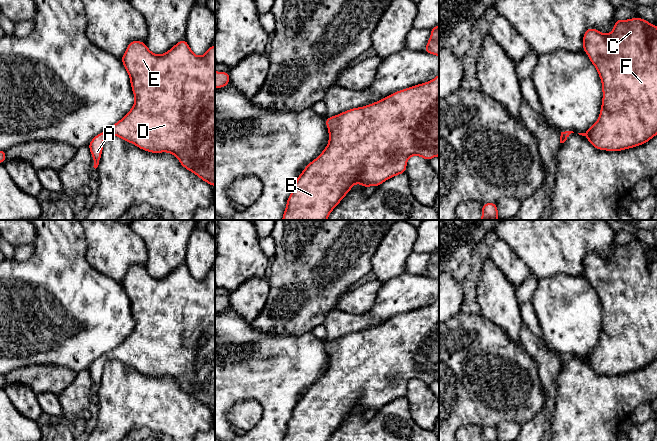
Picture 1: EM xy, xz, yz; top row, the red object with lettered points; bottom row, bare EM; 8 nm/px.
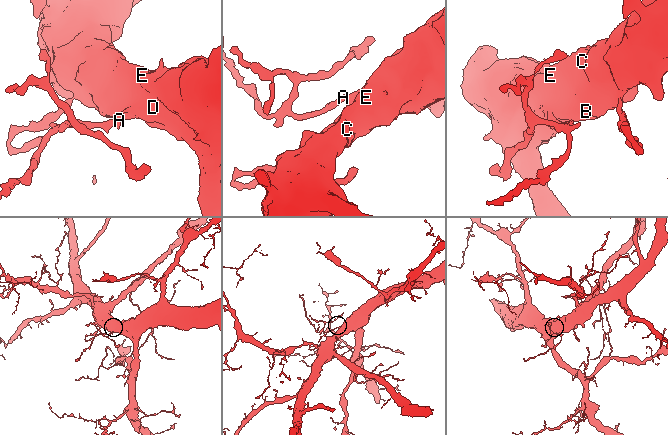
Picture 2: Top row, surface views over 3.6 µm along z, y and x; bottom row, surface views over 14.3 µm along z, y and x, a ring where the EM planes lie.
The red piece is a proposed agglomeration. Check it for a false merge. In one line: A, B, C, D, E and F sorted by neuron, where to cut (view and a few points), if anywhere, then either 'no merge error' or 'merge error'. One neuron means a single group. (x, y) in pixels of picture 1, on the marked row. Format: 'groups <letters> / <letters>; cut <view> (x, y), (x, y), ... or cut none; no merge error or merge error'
groups A B C D E F; cut none; no merge error

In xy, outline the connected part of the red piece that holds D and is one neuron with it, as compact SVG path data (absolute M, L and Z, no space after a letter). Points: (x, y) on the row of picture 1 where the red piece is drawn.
M183 39L168 52L155 55L144 42L134 40L128 44L121 61L129 74L135 103L126 116L96 135L89 143L93 167L96 169L99 165L105 137L116 135L142 150L173 154L184 168L215 186L215 46L210 46L203 56L198 57L191 51L186 39Z

